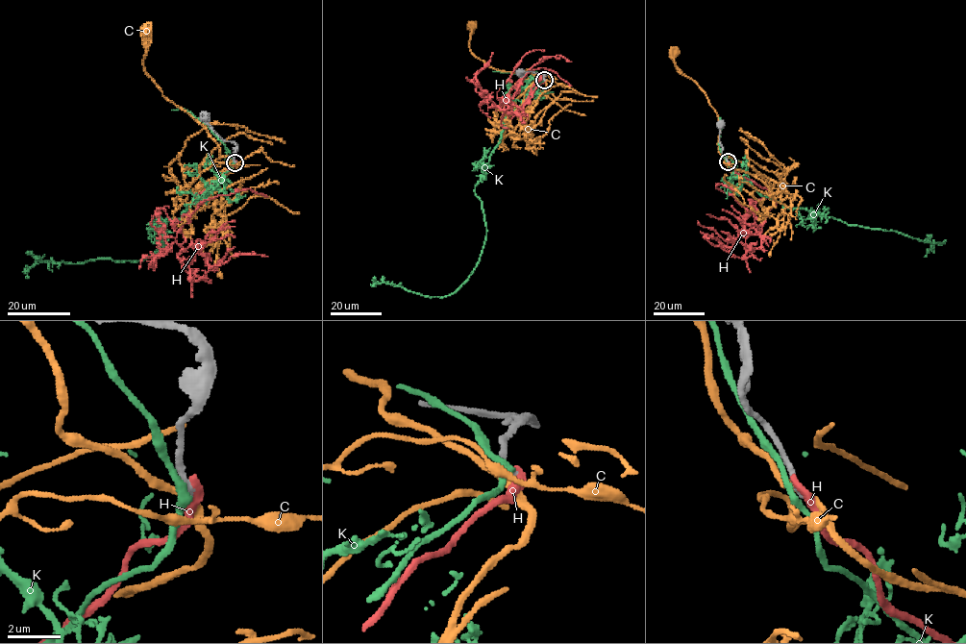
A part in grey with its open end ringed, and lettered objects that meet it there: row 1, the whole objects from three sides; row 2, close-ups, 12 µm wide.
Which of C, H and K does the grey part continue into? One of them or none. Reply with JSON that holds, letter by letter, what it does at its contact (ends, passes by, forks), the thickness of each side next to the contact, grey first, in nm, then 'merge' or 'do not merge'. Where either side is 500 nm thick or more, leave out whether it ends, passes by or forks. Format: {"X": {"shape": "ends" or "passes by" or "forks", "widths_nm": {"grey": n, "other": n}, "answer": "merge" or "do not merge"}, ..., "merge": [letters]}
{"C": {"shape": "passes by", "widths_nm": {"grey": 240, "other": 280}, "answer": "do not merge"}, "H": {"shape": "ends", "widths_nm": {"grey": 280, "other": 400}, "answer": "do not merge"}, "K": {"shape": "passes by", "widths_nm": {"grey": 280, "other": 280}, "answer": "do not merge"}, "merge": []}

